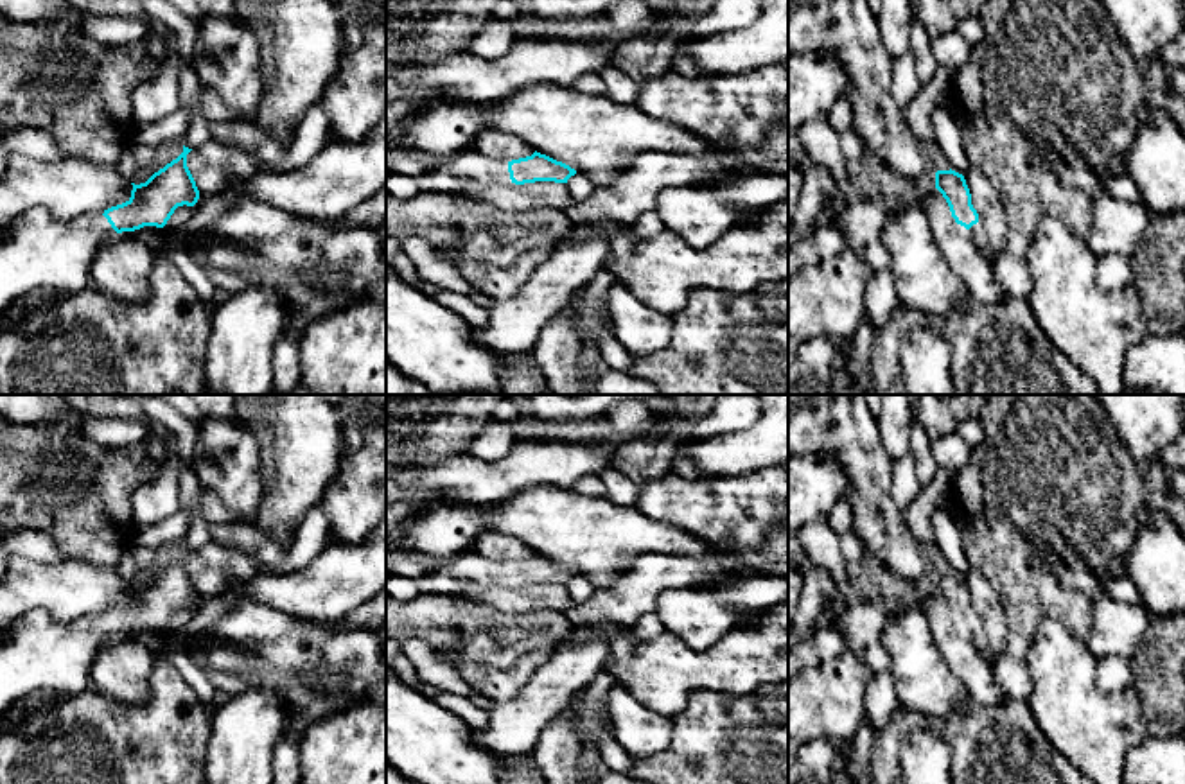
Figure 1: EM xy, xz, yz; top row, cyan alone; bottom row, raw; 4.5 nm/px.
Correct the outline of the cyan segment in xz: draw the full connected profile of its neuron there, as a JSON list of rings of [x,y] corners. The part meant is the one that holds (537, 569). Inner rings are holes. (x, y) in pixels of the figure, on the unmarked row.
[[[467,551],[449,556],[436,571],[417,578],[420,594],[460,597],[467,583],[479,587],[524,587],[535,583],[567,585],[576,572],[546,556],[533,554],[531,558],[503,563]]]

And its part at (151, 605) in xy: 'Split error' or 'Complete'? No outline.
Split error

